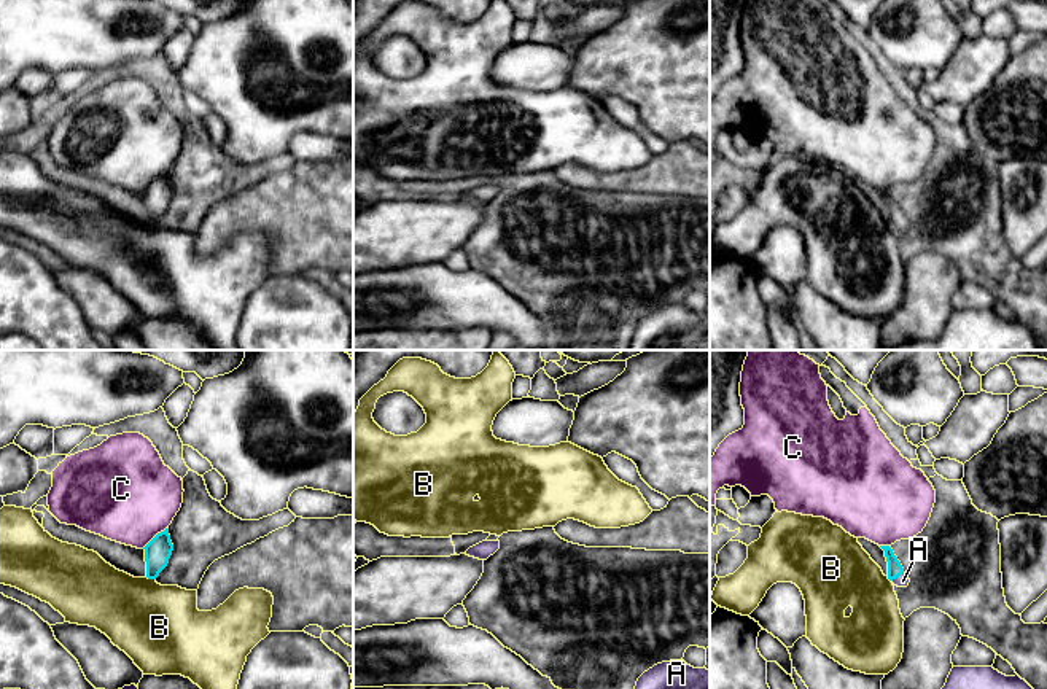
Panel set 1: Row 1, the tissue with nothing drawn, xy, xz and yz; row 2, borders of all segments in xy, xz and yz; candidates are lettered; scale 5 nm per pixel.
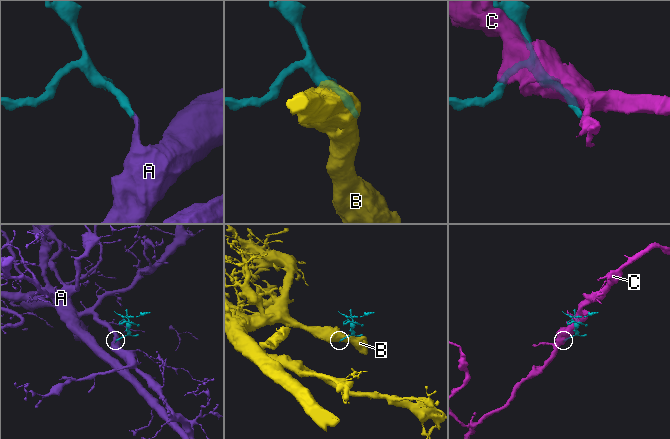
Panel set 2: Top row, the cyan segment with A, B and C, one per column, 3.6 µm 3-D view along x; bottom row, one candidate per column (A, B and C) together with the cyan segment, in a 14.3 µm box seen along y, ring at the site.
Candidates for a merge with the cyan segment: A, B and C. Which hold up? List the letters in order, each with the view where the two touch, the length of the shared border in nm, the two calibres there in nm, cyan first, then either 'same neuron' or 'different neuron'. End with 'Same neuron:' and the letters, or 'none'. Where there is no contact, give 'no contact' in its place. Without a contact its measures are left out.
A: yz | 80 nm | 80/60 nm | same neuron
B: xy | 60 nm | 140/420 nm | different neuron
C: xy | 170 nm | 140/480 nm | different neuron
Same neuron: A

